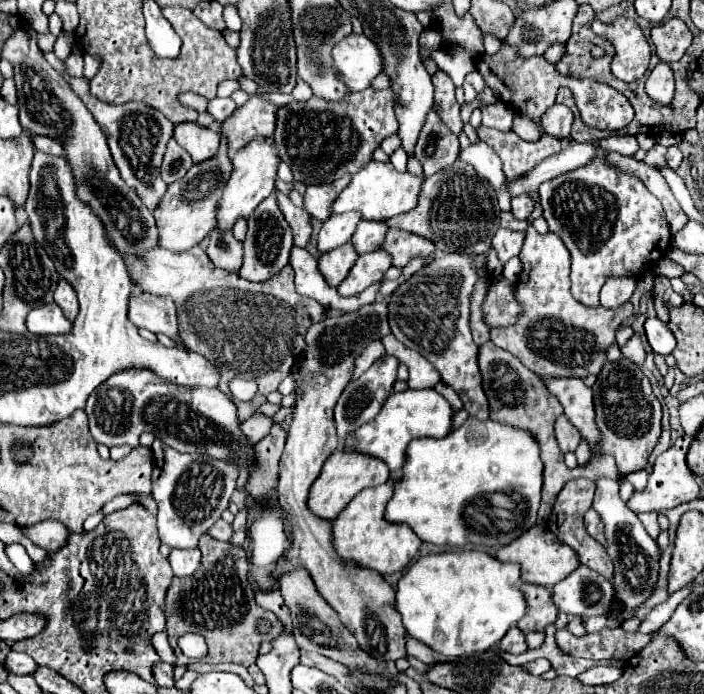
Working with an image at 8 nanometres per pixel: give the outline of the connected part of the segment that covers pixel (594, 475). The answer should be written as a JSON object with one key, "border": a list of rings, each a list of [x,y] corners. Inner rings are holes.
{"border":[[[487,342],[487,344],[479,346],[477,362],[479,362],[481,374],[483,374],[483,380],[485,380],[485,394],[487,394],[489,404],[491,404],[491,420],[529,430],[539,440],[541,460],[545,464],[545,470],[543,470],[542,499],[537,524],[545,524],[548,521],[553,502],[555,502],[555,498],[557,498],[557,494],[559,494],[559,490],[563,488],[565,482],[569,482],[573,478],[589,478],[589,480],[617,478],[619,480],[615,458],[611,455],[604,454],[591,458],[585,467],[567,468],[565,466],[563,452],[559,450],[557,438],[555,438],[555,432],[553,432],[555,418],[559,414],[563,414],[563,406],[559,406],[559,400],[547,390],[543,380],[539,380],[539,376],[533,374],[531,370],[527,370],[513,354],[509,354],[507,350],[497,348],[493,342]]]}

